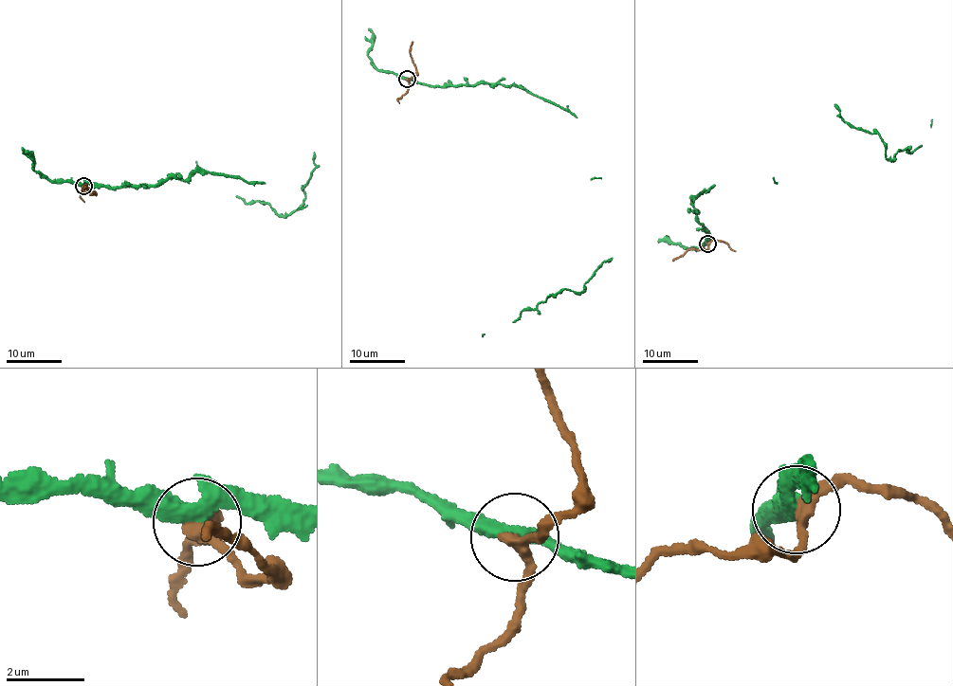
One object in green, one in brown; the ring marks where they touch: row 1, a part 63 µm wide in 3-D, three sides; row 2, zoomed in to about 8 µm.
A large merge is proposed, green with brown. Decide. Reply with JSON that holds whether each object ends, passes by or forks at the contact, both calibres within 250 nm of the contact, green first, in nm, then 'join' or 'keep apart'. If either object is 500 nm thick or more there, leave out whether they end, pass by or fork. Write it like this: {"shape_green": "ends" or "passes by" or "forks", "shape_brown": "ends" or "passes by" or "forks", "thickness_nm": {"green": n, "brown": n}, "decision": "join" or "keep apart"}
{"shape_green": "forks", "shape_brown": "passes by", "thickness_nm": {"green": 280, "brown": 320}, "decision": "keep apart"}

